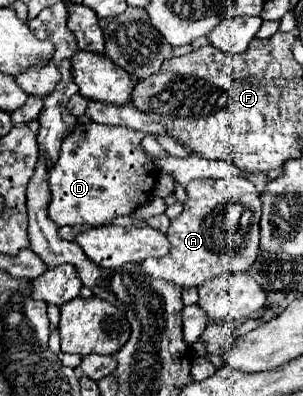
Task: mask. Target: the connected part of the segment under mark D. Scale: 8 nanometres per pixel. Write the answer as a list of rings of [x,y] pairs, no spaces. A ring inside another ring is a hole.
[[[78,124],[72,134],[62,140],[58,162],[50,170],[52,200],[48,206],[50,218],[58,226],[104,226],[116,216],[128,216],[138,206],[148,202],[156,184],[156,166],[144,154],[140,140],[142,132],[106,124]]]

